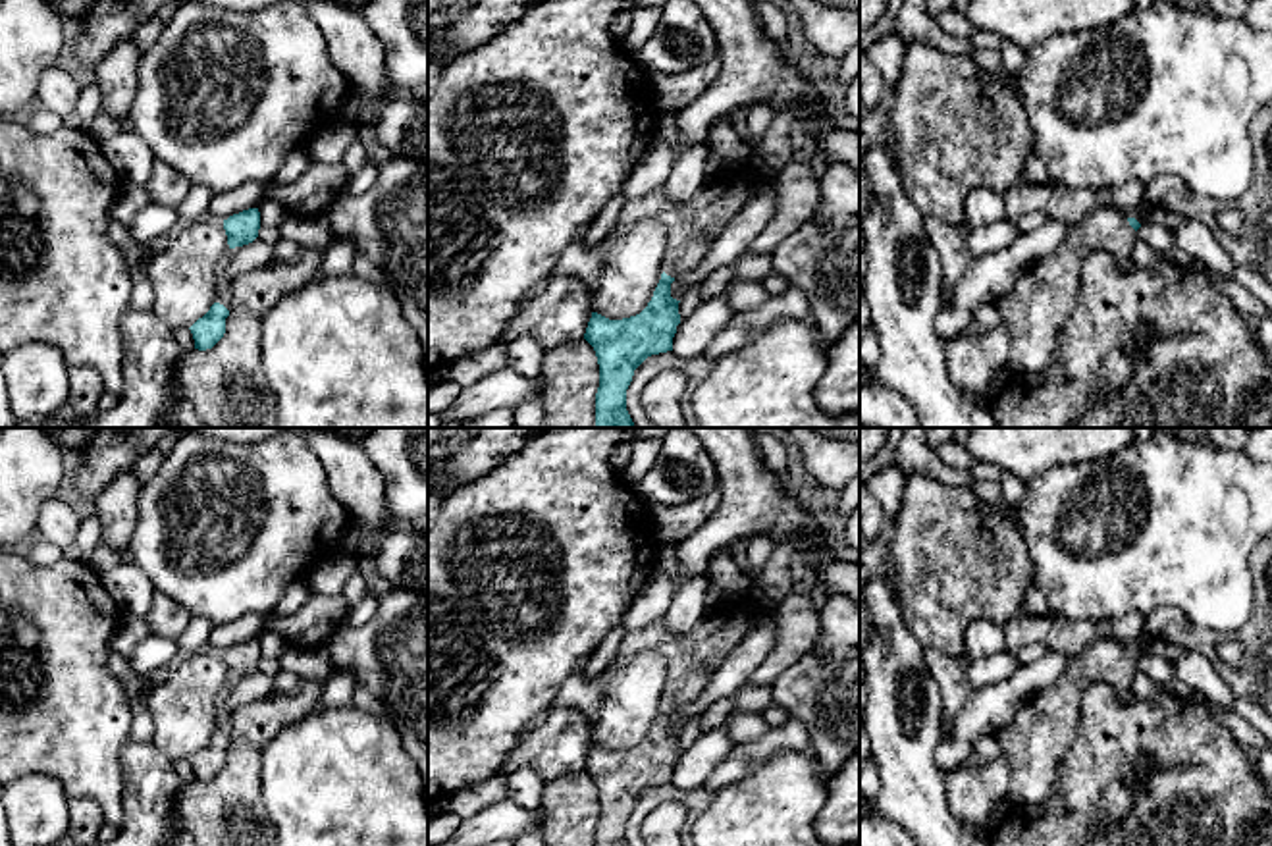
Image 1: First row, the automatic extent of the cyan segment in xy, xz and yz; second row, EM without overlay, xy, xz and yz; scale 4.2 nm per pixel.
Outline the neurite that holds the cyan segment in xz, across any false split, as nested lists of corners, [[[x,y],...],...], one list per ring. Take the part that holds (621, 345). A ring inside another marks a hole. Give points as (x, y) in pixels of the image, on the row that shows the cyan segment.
[[[663,272],[651,301],[636,316],[609,320],[592,312],[584,339],[594,347],[599,364],[596,428],[636,428],[626,410],[626,389],[648,357],[673,351],[680,324],[680,301],[671,297],[673,281]]]

